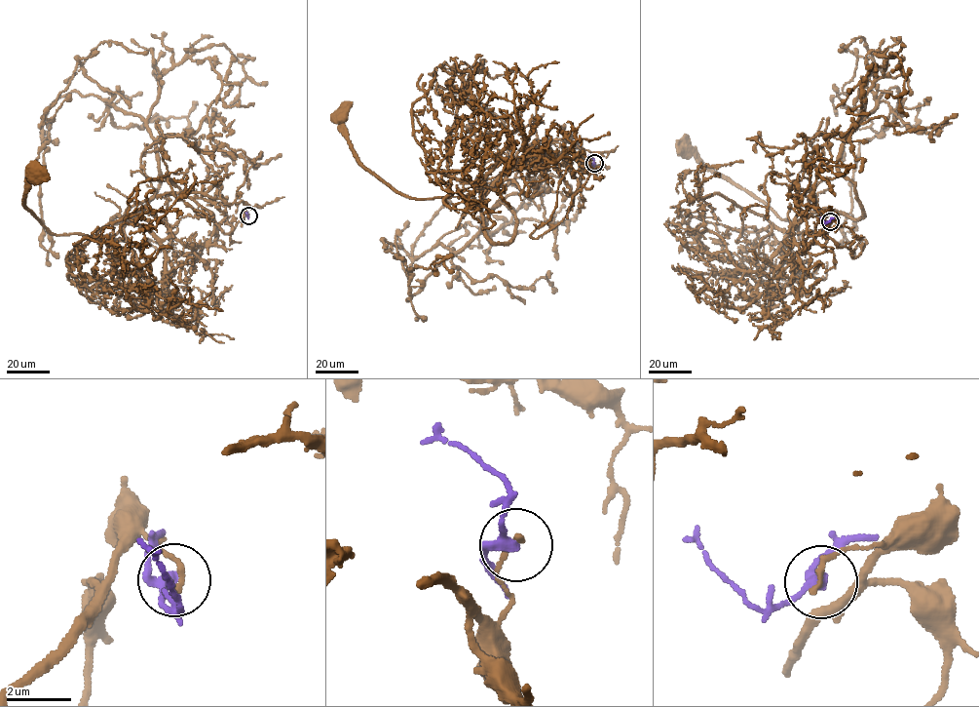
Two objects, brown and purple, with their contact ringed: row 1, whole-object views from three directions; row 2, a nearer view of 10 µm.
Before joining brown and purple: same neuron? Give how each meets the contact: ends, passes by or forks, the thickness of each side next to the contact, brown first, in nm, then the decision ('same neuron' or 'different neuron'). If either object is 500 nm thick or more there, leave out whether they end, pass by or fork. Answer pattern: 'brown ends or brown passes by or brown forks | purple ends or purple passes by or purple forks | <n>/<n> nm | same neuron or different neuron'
brown ends | purple passes by | 180/280 nm | different neuron

